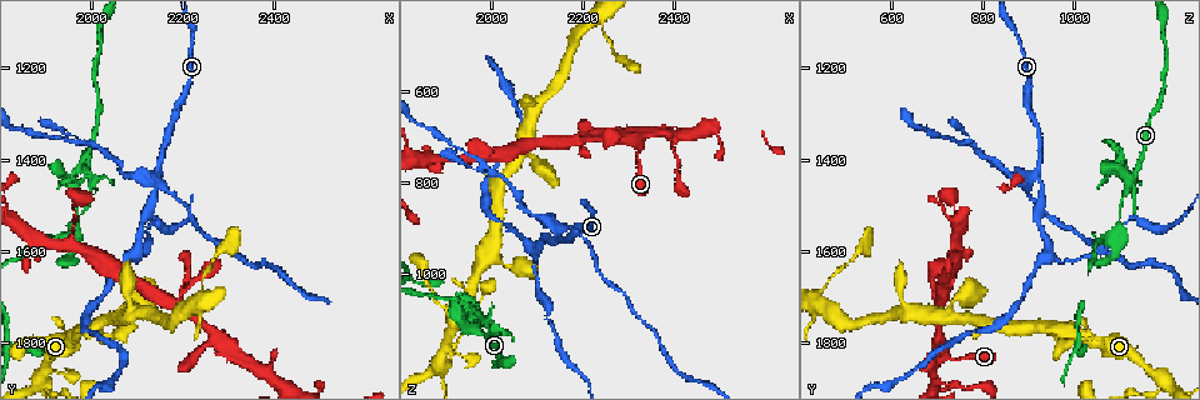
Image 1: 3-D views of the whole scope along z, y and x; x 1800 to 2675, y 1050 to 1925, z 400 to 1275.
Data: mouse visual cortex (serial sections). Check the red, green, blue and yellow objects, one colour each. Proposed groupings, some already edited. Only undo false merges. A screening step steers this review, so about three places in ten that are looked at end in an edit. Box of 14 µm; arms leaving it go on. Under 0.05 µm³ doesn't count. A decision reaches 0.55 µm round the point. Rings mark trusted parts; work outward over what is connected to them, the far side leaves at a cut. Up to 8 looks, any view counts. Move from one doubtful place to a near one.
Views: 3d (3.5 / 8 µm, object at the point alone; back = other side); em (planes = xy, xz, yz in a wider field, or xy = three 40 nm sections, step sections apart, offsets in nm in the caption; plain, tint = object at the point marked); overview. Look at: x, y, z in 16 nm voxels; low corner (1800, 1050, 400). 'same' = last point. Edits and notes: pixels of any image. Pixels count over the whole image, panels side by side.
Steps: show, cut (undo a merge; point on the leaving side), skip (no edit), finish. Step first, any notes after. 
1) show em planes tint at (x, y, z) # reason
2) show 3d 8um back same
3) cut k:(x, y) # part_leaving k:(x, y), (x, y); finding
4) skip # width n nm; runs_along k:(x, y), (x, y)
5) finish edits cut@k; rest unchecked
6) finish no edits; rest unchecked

show 3d 3.5um at (1990, 1425, 1135) # four or more arms meet

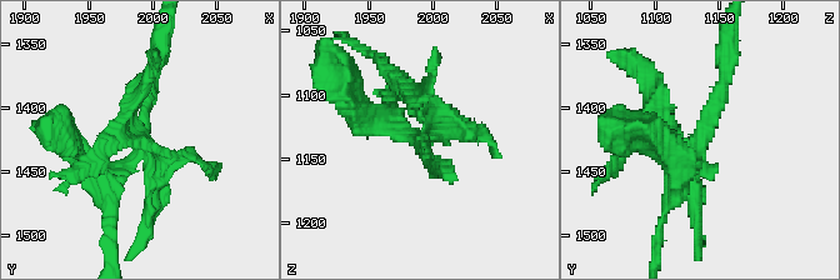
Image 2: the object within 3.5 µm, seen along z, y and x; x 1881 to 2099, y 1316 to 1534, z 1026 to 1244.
show em xy step 2 tint at (1990, 1426, 1136)

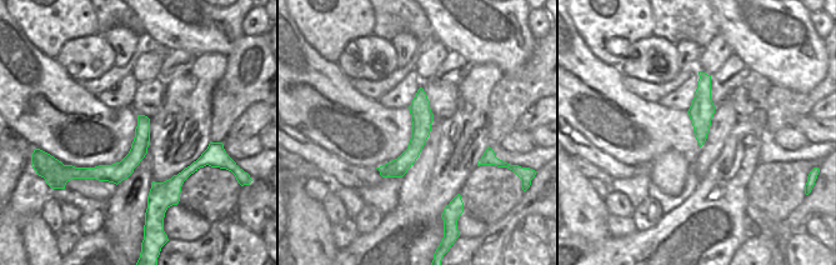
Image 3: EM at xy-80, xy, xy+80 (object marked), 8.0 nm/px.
cut 2:(184, 155) # part_leaving 2:(424, 129), (409, 93), (435, 64); two cells meet here

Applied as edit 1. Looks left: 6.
show overview

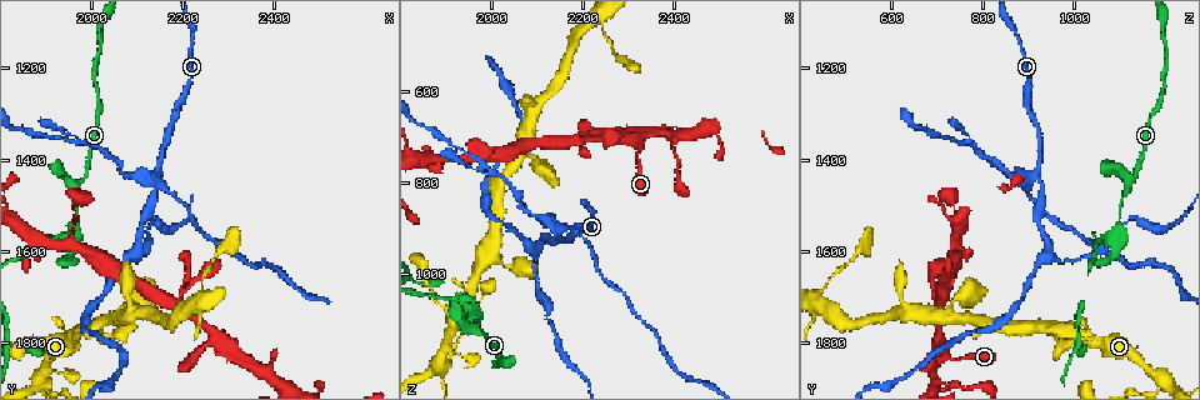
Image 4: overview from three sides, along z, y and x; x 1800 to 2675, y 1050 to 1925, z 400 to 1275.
show 3d 3.5um at (1915, 1570, 1050) # calibre changes

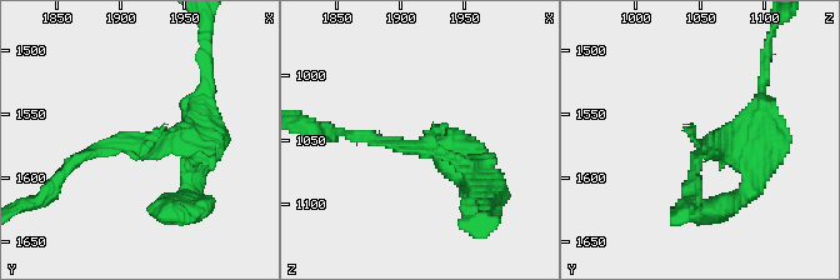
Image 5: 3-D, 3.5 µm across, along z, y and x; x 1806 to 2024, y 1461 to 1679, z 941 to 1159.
skip # arm_widths 100, 450 nm; runs_along 5:(481, 195), (455, 160), (351, 135); all the same cell

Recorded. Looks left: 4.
show 3d 3.5um at (1955, 1875, 1185) # sharp bend

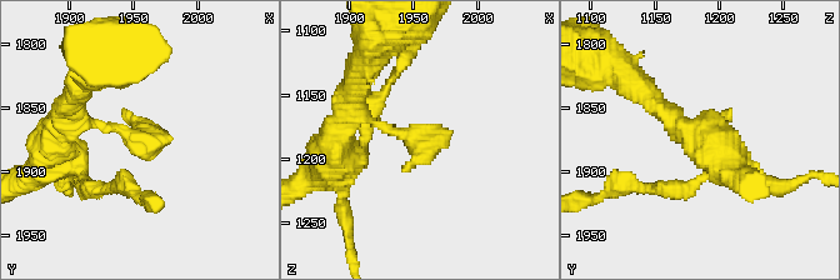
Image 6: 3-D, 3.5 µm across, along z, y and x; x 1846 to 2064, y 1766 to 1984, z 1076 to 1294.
show em xy step 3 tint at (1948, 1874, 1186)

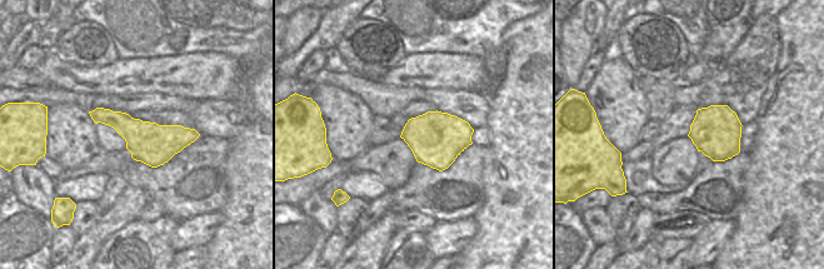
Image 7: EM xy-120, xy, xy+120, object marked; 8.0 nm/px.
skip # runs_along 6:(350, 103), (423, 148), (404, 170); one cell here

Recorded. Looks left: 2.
finish edits cut@2; rest unchecked

